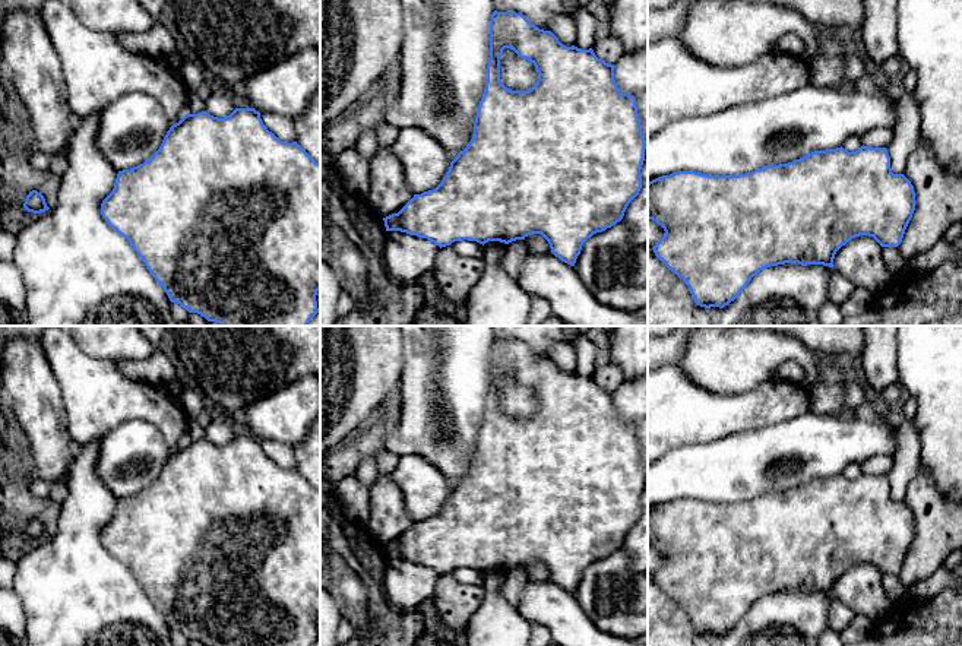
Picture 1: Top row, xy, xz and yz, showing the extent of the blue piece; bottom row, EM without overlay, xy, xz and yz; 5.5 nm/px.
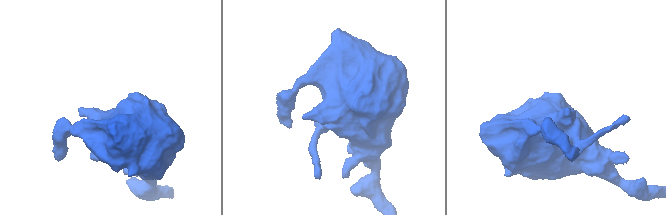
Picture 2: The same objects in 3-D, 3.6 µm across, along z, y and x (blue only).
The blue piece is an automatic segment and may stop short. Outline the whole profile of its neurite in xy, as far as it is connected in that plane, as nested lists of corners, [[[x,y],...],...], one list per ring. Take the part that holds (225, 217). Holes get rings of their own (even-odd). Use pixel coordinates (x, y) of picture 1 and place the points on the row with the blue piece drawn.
[[[235,108],[224,118],[206,111],[186,114],[170,127],[159,149],[148,161],[118,171],[113,191],[101,203],[101,215],[130,243],[170,301],[180,304],[189,313],[200,314],[208,322],[221,326],[307,326],[319,313],[316,295],[320,289],[320,164],[297,142],[279,140],[268,130],[254,108]]]

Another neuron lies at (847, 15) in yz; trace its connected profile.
[[[749,0],[757,3],[775,3],[794,9],[806,20],[822,23],[829,28],[845,31],[849,37],[857,37],[864,25],[864,0]]]

